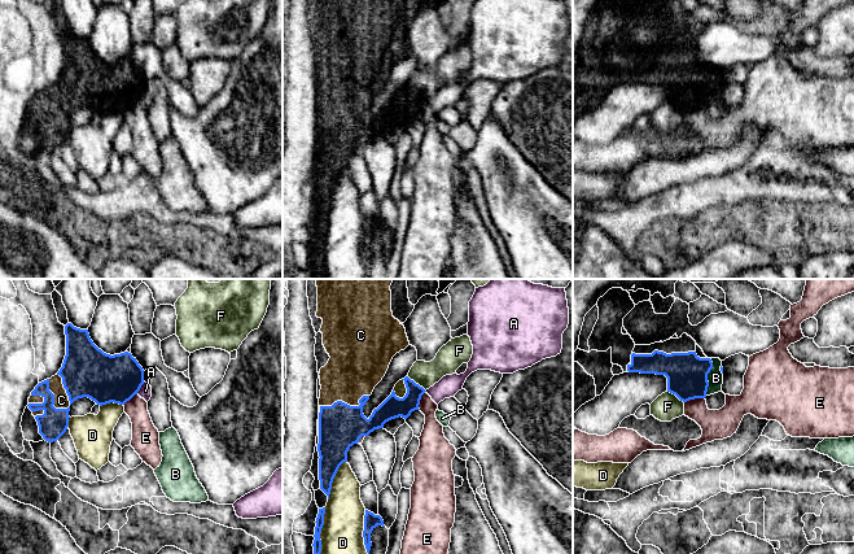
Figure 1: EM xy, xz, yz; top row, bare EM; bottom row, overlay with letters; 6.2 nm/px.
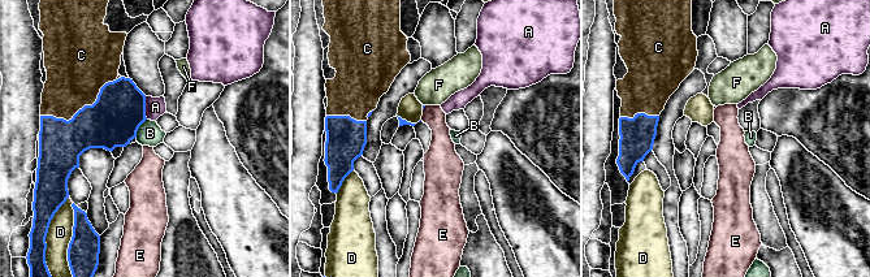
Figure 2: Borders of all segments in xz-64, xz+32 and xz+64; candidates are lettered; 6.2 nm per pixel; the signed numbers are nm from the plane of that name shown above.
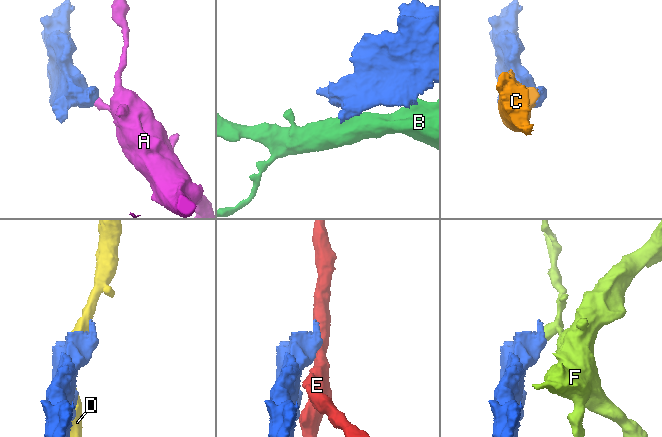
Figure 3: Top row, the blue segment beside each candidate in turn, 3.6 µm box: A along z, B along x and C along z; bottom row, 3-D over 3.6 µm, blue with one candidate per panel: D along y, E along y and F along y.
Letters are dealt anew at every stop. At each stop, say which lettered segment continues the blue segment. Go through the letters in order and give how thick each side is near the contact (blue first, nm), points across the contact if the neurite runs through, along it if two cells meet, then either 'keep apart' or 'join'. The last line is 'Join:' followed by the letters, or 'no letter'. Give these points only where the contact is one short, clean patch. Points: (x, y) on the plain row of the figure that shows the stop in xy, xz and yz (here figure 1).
A: 300/80 nm | along xy (144, 91), (136, 103) | keep apart
B: 260/100 nm | along yz (710, 68), (712, 77), (708, 83), (708, 100), (705, 104) | keep apart
C: 180/100 nm | join
D: 80/280 nm | keep apart
E: 260/190 nm | keep apart
F: 140/160 nm | along xz (407, 86), (425, 100) | keep apart
Join: C

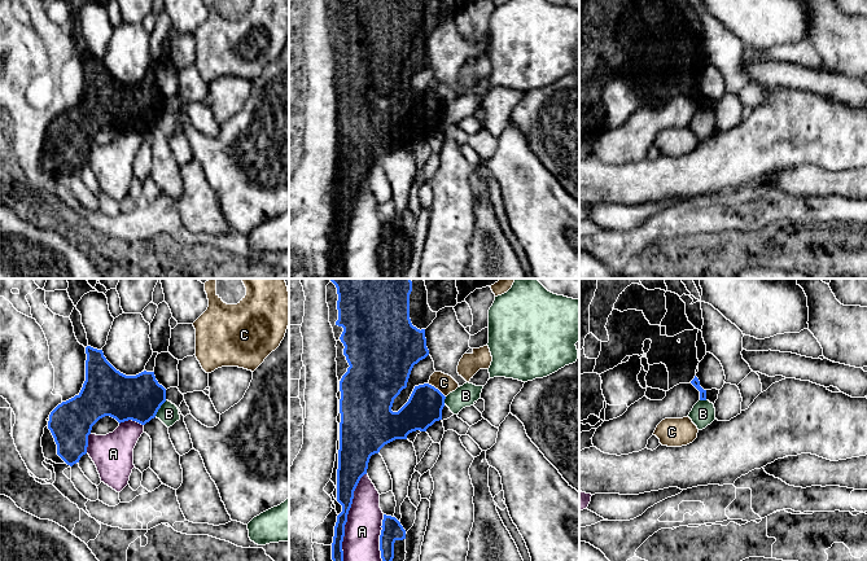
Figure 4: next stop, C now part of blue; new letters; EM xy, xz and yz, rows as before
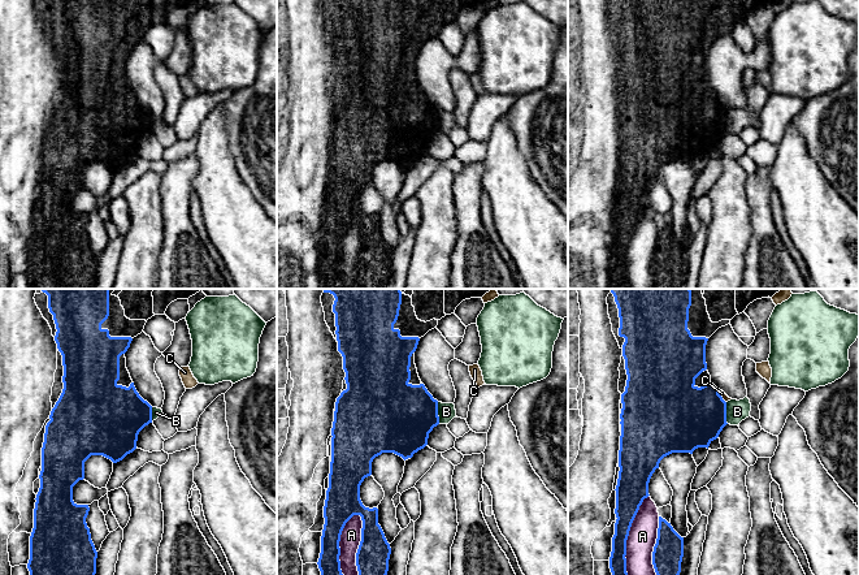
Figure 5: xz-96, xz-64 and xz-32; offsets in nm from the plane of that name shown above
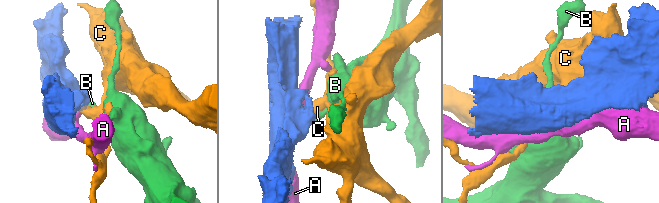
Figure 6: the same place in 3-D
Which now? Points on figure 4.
A: 130/240 nm | keep apart
B: 280/130 nm | along xy (166, 110), (154, 126) | keep apart
C: 220/110 nm | along xz (428, 92), (445, 106) | keep apart
Join: no letter

